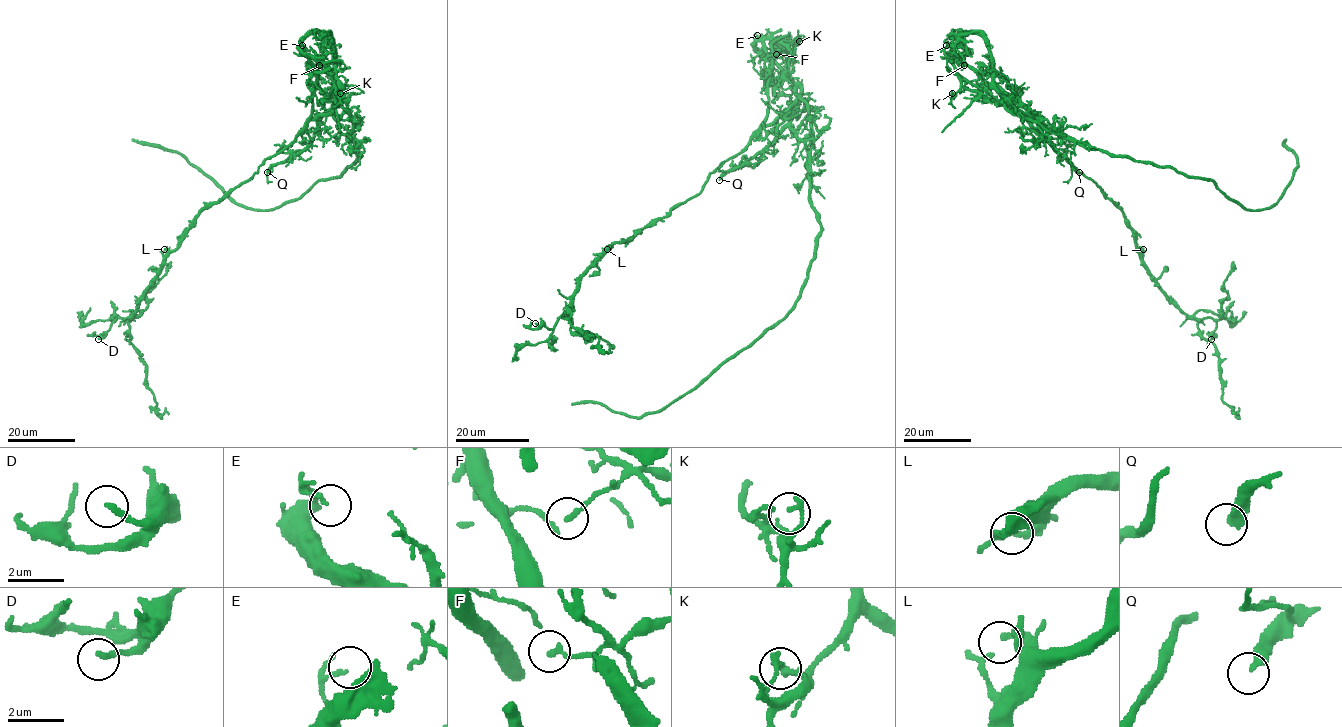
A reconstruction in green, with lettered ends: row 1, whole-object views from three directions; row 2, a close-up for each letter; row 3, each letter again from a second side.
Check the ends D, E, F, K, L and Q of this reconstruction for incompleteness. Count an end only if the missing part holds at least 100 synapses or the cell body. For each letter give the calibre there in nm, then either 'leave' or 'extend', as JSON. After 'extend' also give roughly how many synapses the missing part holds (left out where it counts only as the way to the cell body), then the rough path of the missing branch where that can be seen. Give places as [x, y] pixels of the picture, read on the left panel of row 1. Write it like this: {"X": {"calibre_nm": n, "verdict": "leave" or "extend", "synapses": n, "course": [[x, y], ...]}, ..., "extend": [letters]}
{"D": {"calibre_nm": 200, "verdict": "leave"}, "E": {"calibre_nm": 130, "verdict": "leave"}, "F": {"calibre_nm": 140, "verdict": "leave"}, "K": {"calibre_nm": 200, "verdict": "leave"}, "L": {"calibre_nm": 280, "verdict": "leave"}, "Q": {"calibre_nm": 320, "verdict": "extend", "synapses": 200, "course": [[267, 172], [248, 171], [239, 177], [211, 226], [194, 240], [161, 249], [115, 290], [100, 280]]}, "extend": ["Q"]}

